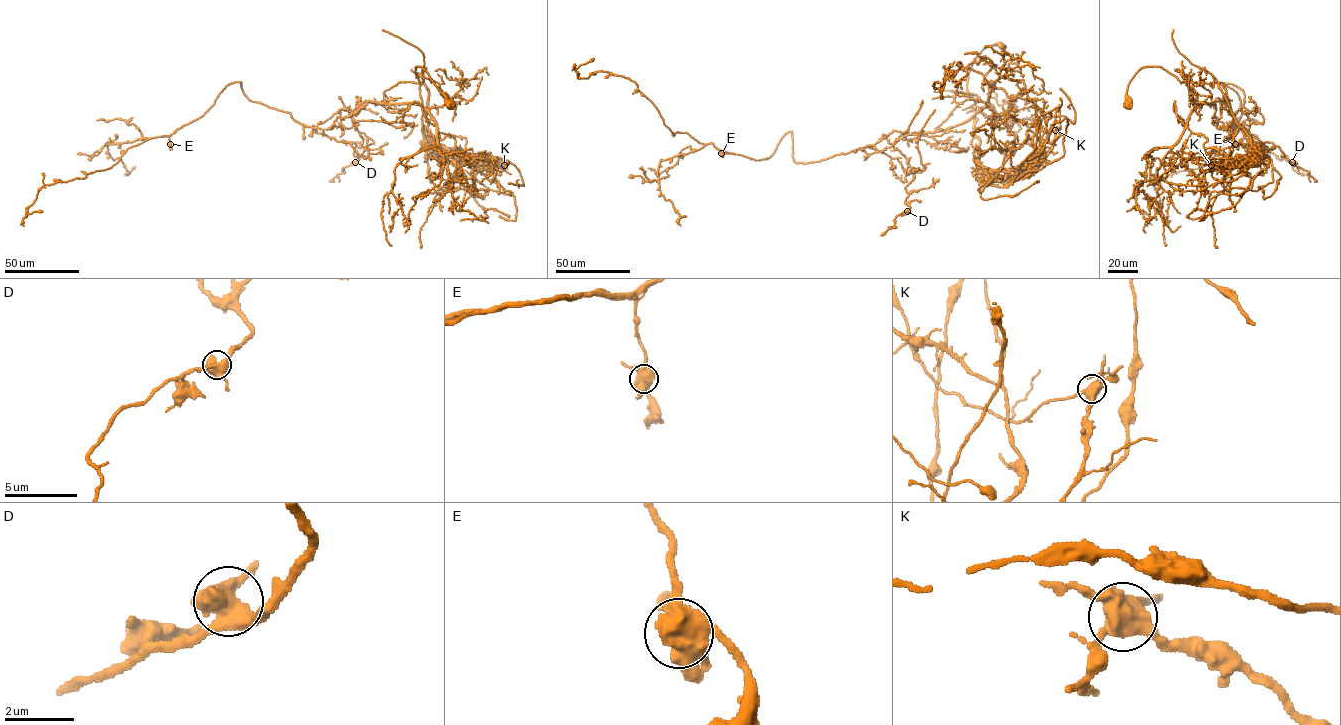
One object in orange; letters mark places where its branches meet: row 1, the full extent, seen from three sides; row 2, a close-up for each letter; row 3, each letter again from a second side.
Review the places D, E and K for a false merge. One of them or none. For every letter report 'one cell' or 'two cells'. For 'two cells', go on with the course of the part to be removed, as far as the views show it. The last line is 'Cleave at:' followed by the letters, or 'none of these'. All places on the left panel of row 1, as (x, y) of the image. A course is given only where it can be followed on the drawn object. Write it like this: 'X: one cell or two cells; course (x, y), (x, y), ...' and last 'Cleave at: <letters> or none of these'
D: one cell
E: one cell
K: two cells; course (504, 165), (498, 174), (493, 172), (484, 162), (449, 151), (429, 136), (423, 53), (382, 29)
Cleave at: K

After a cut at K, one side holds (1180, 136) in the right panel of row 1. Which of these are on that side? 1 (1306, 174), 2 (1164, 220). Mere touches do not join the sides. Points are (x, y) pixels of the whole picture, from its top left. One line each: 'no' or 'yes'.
1: yes
2: yes

